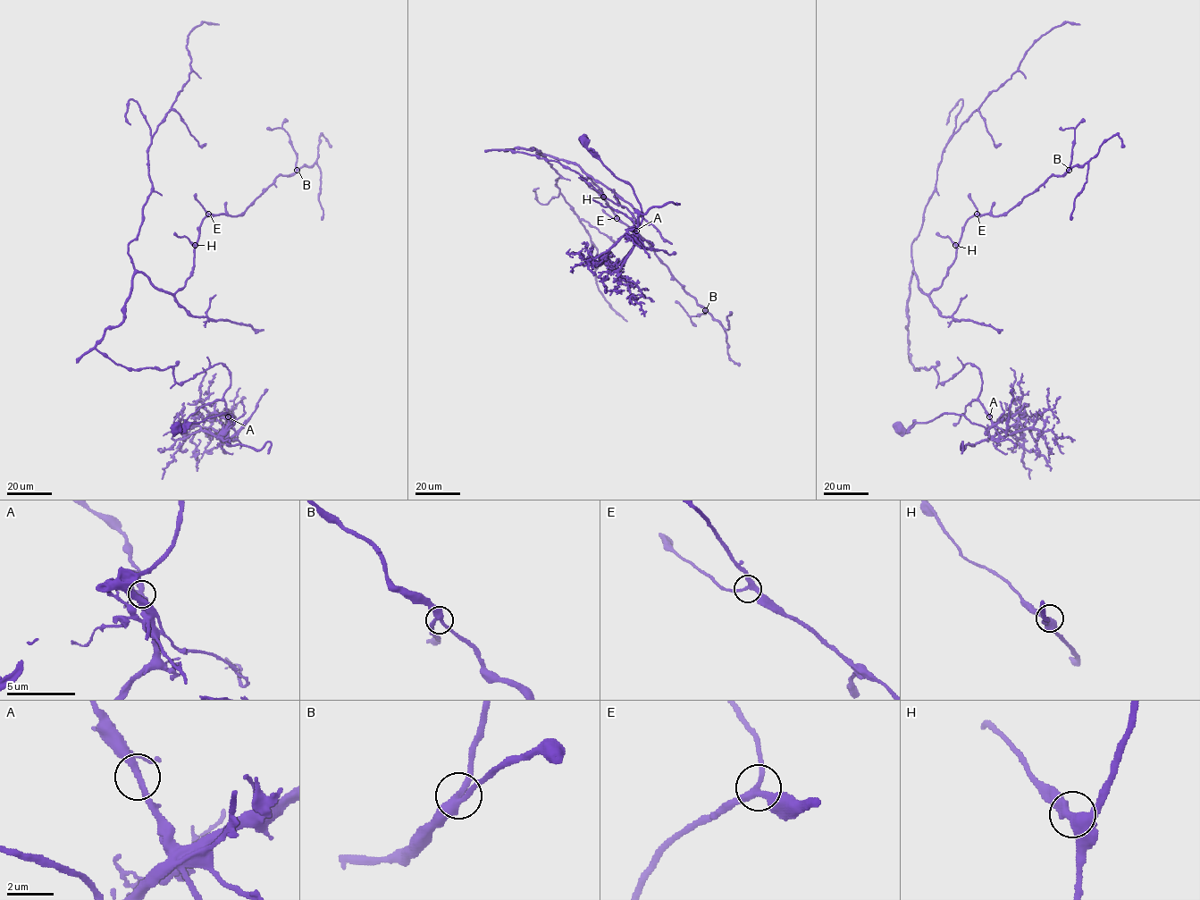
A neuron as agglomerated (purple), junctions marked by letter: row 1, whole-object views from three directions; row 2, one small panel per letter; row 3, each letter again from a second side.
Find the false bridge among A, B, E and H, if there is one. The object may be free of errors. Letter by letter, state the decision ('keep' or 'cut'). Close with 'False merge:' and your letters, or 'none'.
A: cut
B: keep
E: keep
H: keep
False merge: A

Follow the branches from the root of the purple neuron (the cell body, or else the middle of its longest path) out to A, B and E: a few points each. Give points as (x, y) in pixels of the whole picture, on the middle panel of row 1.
A: (584, 139), (587, 148), (615, 176), (631, 186), (642, 213), (641, 222), (634, 229), (636, 231)
B: (584, 139), (631, 186), (637, 233), (631, 213), (578, 172), (504, 150), (576, 164), (705, 310)
E: (584, 139), (631, 186), (637, 233), (631, 213), (578, 172), (504, 150), (576, 164), (616, 218)

